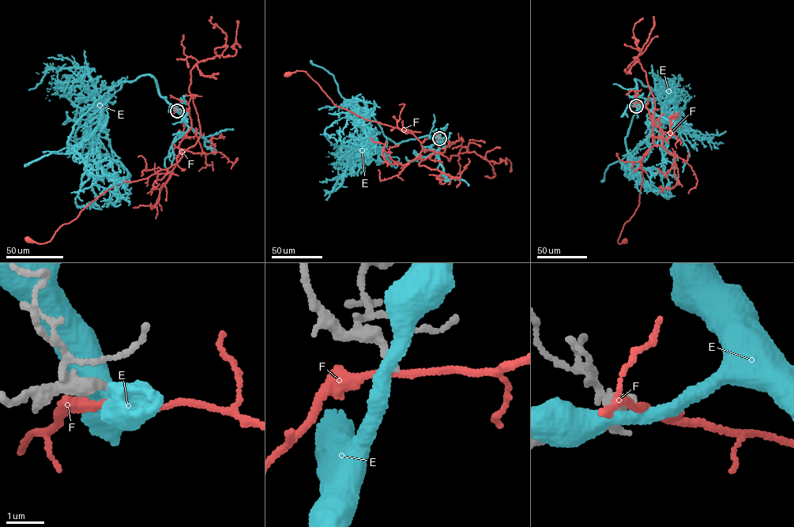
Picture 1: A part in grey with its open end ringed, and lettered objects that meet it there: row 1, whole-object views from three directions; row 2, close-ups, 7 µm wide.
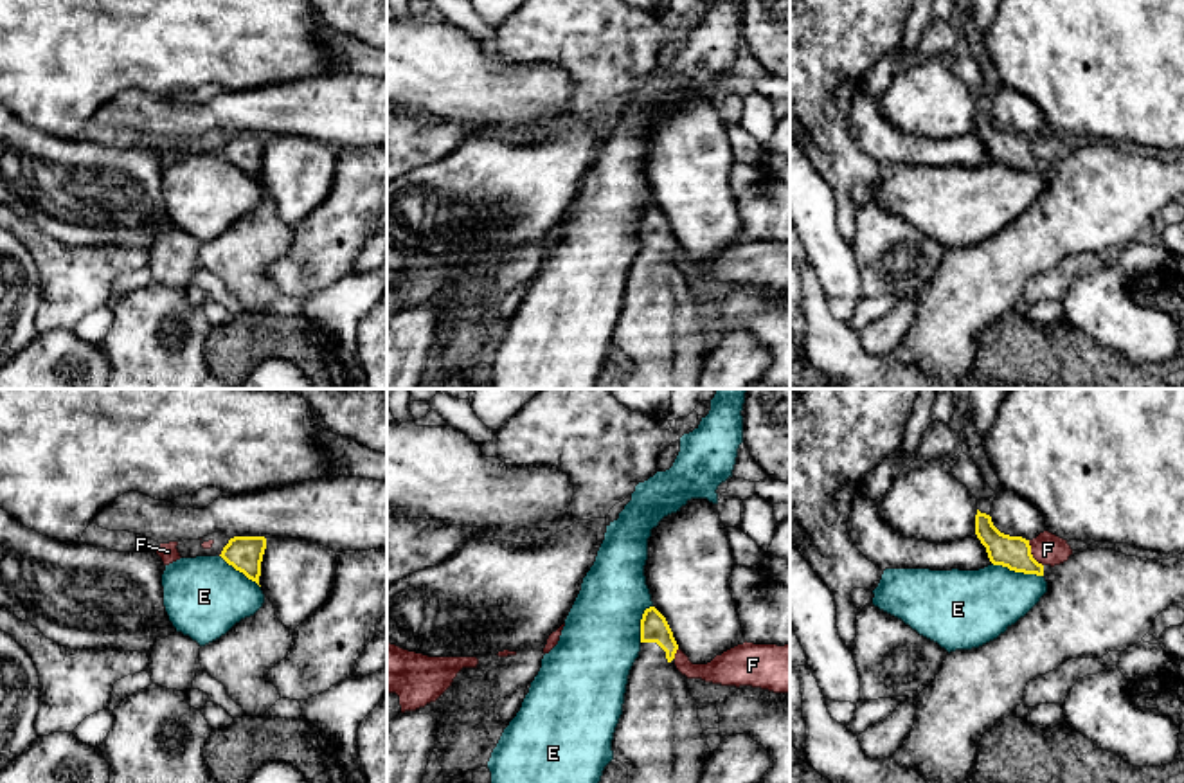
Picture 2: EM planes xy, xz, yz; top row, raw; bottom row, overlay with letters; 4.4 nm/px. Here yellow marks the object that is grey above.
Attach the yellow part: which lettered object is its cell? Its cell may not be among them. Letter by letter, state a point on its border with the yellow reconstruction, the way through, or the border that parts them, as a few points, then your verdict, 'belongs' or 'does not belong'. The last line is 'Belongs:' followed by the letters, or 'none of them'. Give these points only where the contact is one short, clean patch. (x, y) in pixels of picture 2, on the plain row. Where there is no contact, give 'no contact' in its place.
E: contact yz (1017, 168); border yz (992, 159), (1042, 173); does not belong
F: contact yz (1030, 150); way yz (1010, 148), (1030, 150), (1048, 146); belongs
Belongs: F

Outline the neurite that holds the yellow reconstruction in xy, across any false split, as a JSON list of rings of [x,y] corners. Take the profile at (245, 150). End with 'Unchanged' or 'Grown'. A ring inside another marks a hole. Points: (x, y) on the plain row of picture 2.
[[[234,133],[221,148],[221,155],[259,182],[261,158],[266,146],[265,133]]]. Unchanged

